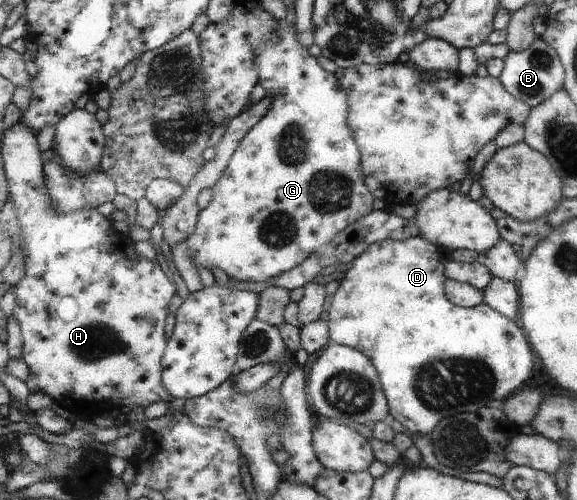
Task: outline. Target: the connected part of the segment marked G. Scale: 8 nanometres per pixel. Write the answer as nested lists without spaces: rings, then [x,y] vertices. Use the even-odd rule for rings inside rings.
[[[279,20],[279,27],[275,31],[275,39],[262,43],[258,47],[258,57],[256,65],[260,84],[266,88],[267,93],[275,92],[278,98],[269,113],[245,136],[239,149],[231,158],[229,167],[225,170],[223,177],[219,179],[217,185],[212,187],[213,201],[211,205],[200,211],[199,223],[195,231],[186,239],[190,256],[197,267],[201,266],[210,271],[213,267],[218,267],[224,271],[231,282],[245,282],[248,284],[262,284],[266,281],[274,280],[282,273],[290,272],[300,266],[307,258],[321,251],[333,242],[339,232],[355,220],[366,216],[371,209],[371,194],[365,187],[363,175],[361,175],[360,153],[358,144],[354,141],[353,134],[347,125],[347,99],[345,94],[339,89],[338,77],[333,72],[327,72],[319,63],[317,58],[309,55],[307,48],[299,41],[297,30],[293,25],[287,25],[284,20]]]

